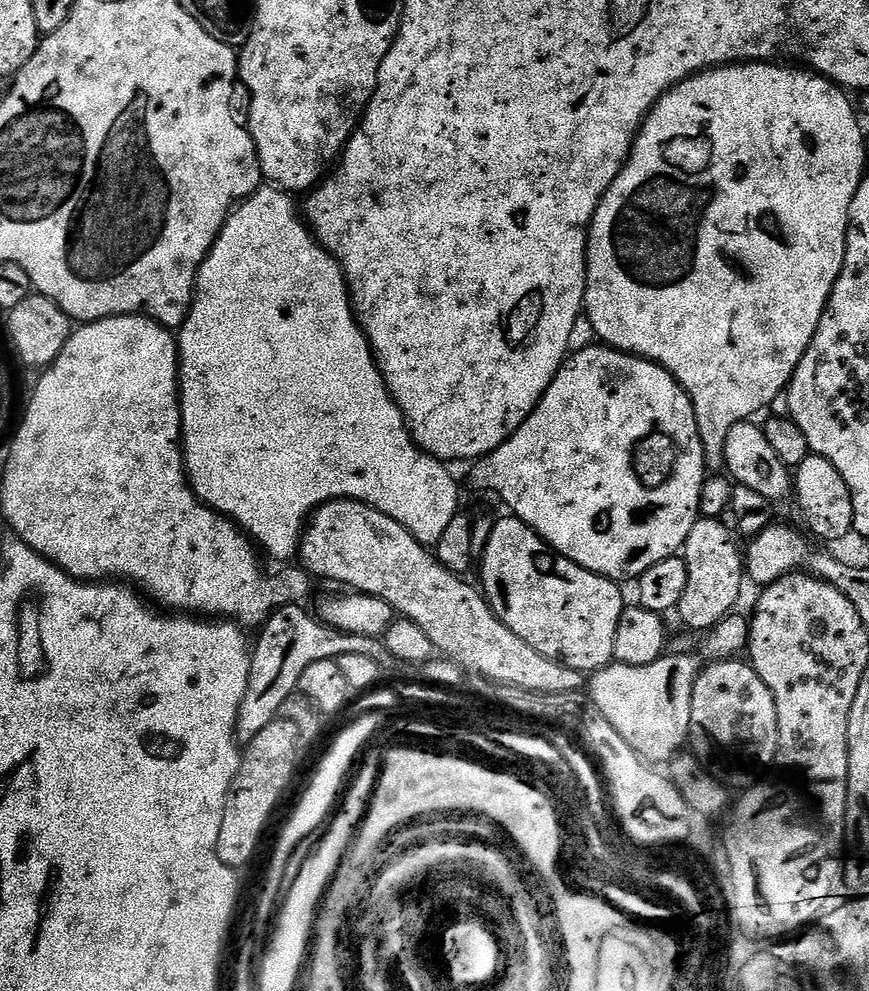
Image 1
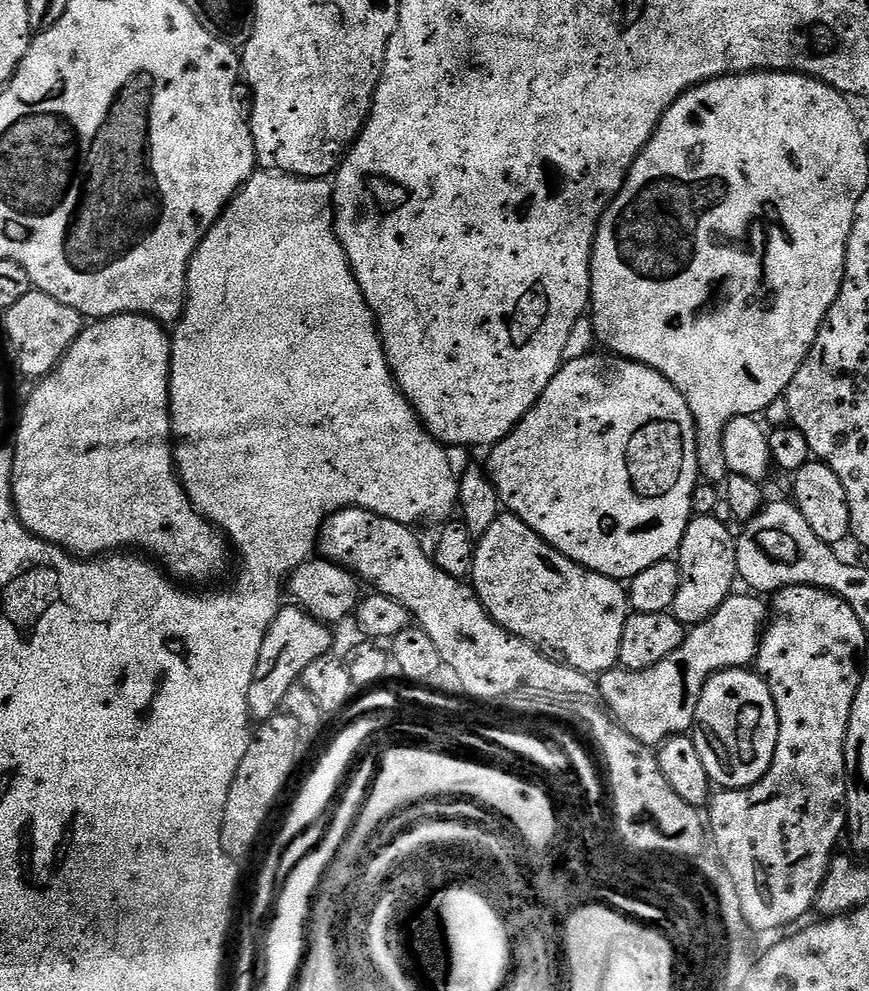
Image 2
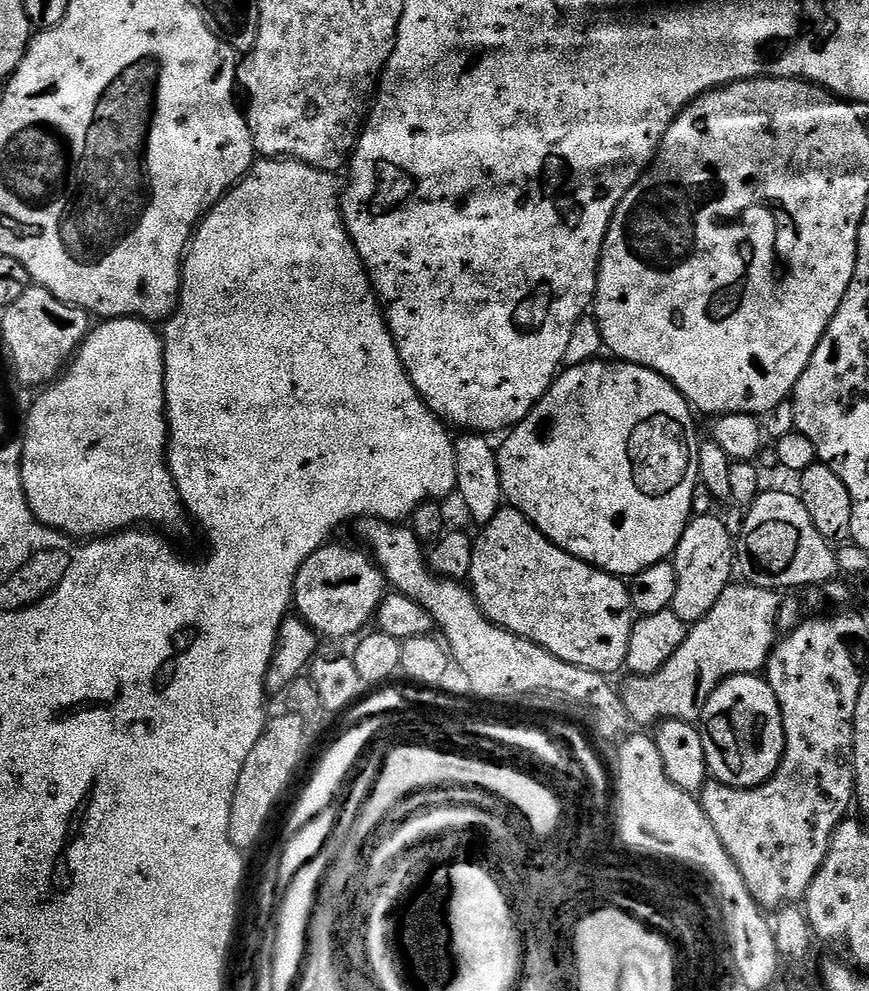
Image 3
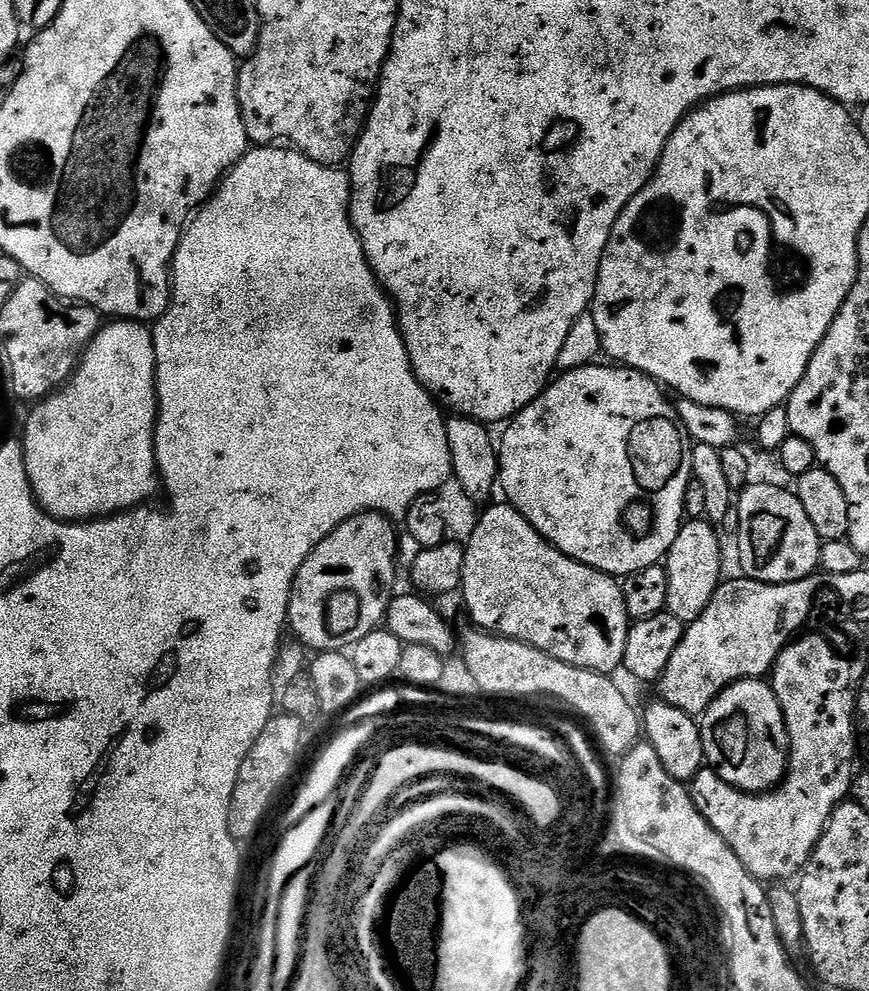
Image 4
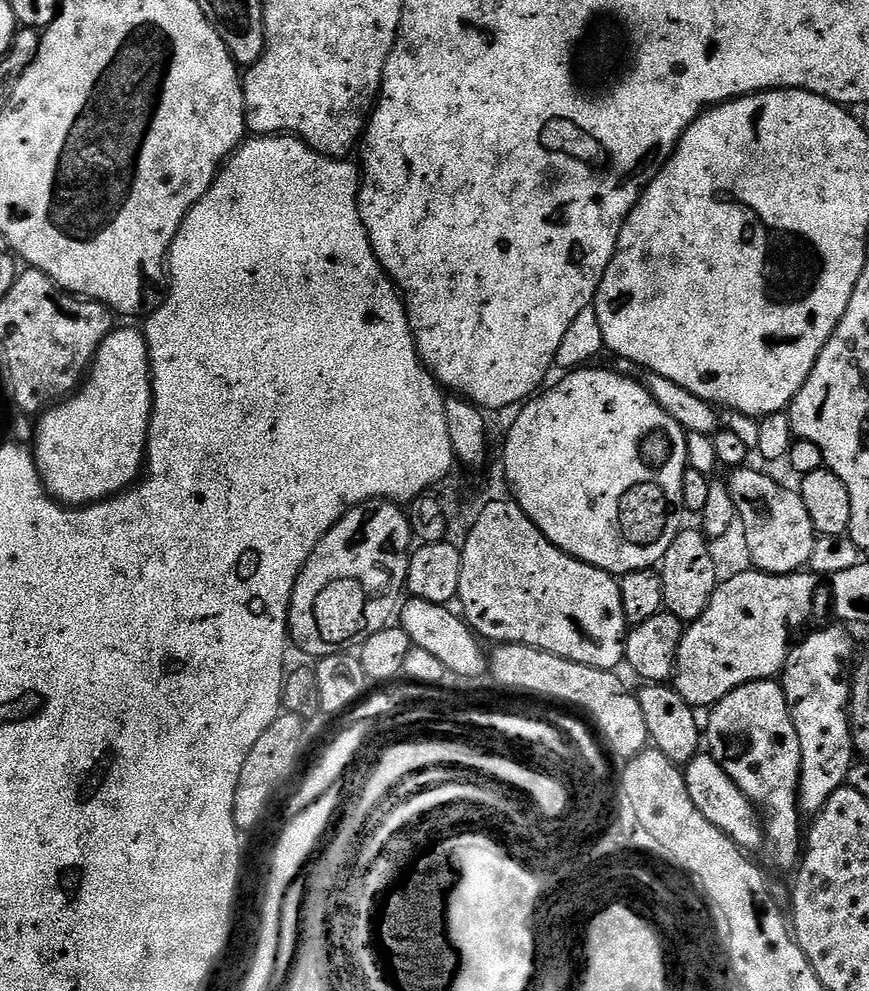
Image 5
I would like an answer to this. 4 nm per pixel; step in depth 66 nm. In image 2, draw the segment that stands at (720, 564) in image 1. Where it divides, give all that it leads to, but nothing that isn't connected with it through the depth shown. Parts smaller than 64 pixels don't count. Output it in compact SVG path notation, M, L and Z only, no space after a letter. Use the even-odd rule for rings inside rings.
M716 514L710 516L693 515L692 520L686 526L686 534L682 538L678 553L682 582L678 586L678 598L674 598L674 606L670 609L679 624L685 626L705 624L714 614L714 610L718 610L718 606L722 606L722 602L726 602L726 598L733 595L735 588L732 587L738 584L738 573L736 571L737 537L734 532L732 536L731 530L718 517L719 515Z

